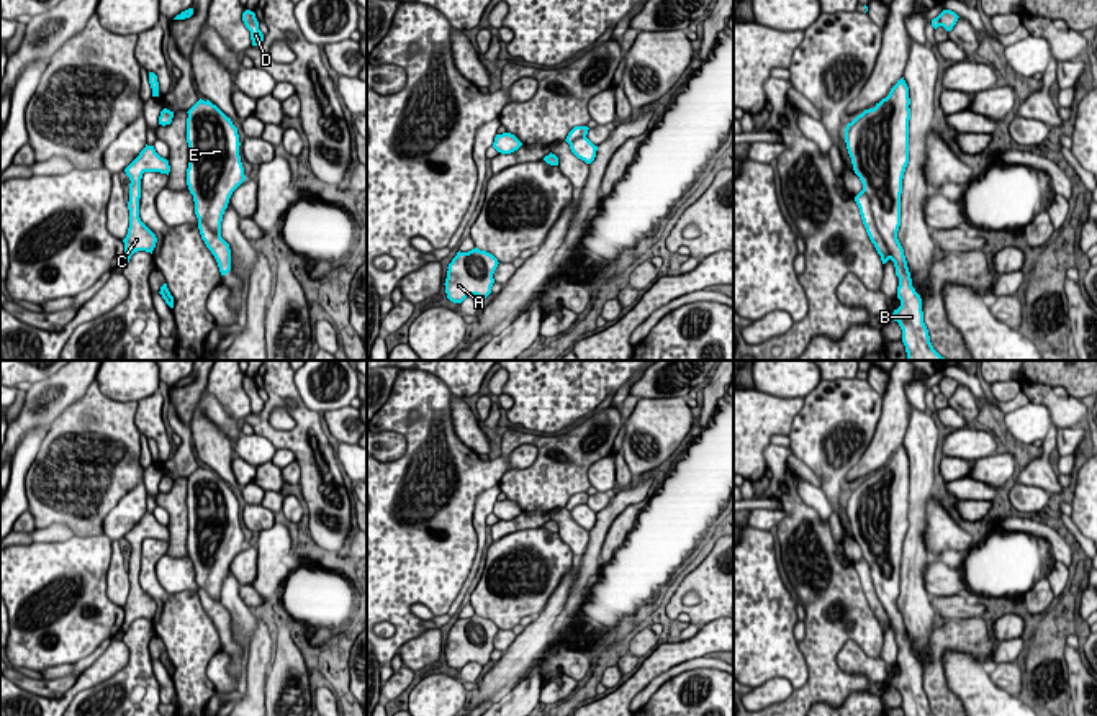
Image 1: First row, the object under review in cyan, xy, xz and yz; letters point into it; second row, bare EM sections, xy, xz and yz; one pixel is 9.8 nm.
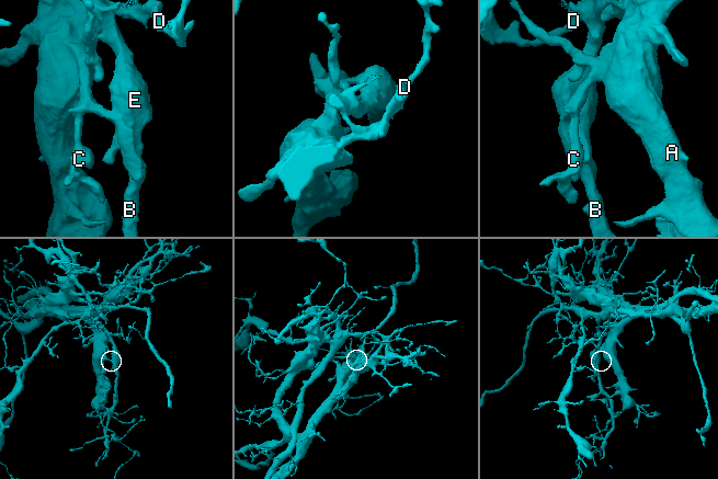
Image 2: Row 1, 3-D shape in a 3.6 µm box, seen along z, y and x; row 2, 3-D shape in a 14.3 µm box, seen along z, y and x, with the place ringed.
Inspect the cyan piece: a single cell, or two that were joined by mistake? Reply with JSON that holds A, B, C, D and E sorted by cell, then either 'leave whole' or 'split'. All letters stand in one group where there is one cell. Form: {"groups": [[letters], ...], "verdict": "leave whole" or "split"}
{"groups": [["A", "C", "D"], ["B", "E"]], "verdict": "split"}

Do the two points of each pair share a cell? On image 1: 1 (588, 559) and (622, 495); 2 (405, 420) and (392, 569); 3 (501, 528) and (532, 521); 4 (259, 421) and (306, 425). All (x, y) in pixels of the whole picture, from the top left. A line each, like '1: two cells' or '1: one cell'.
1: one cell
2: one cell
3: one cell
4: one cell

